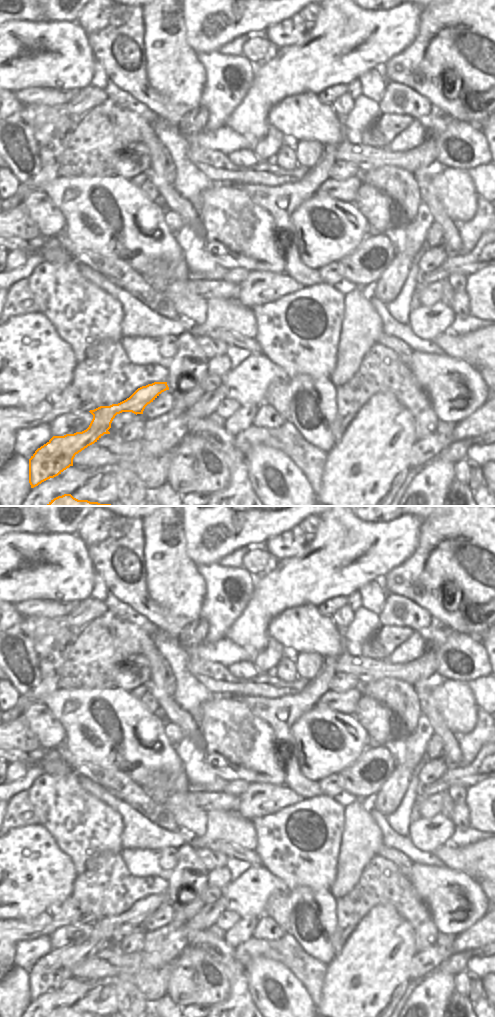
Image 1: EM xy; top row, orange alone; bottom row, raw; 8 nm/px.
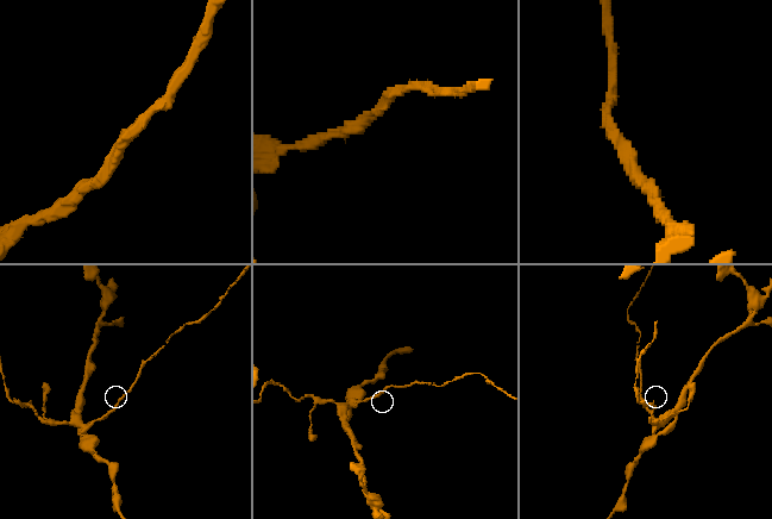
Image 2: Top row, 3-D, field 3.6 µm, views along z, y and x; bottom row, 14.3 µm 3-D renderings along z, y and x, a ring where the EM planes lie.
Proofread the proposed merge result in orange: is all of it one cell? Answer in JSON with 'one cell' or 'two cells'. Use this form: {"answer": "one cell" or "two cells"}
{"answer": "two cells"}

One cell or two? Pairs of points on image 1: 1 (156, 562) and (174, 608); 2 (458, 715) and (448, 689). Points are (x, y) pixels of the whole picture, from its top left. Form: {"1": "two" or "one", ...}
{"1": "one", "2": "one"}

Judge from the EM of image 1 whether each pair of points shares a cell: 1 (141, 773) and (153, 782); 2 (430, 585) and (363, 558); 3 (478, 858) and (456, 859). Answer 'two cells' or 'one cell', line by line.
1: one cell
2: two cells
3: one cell

